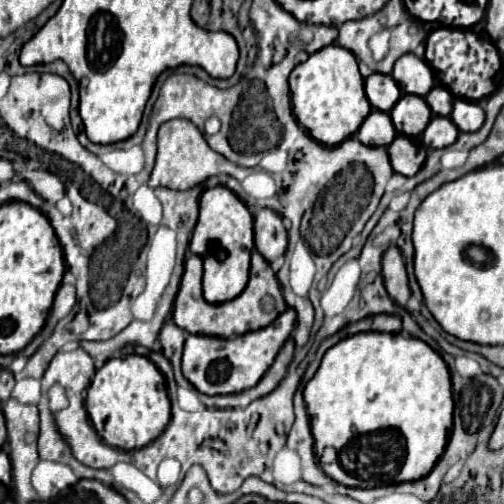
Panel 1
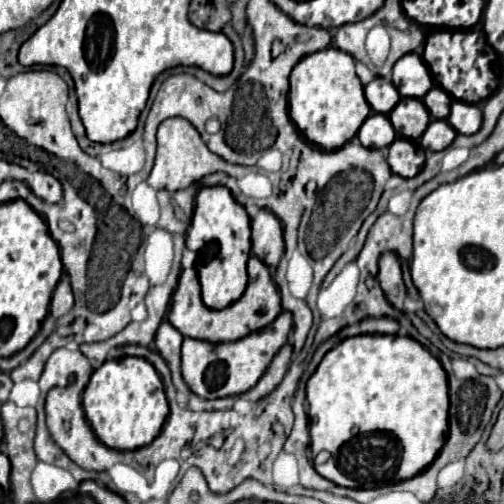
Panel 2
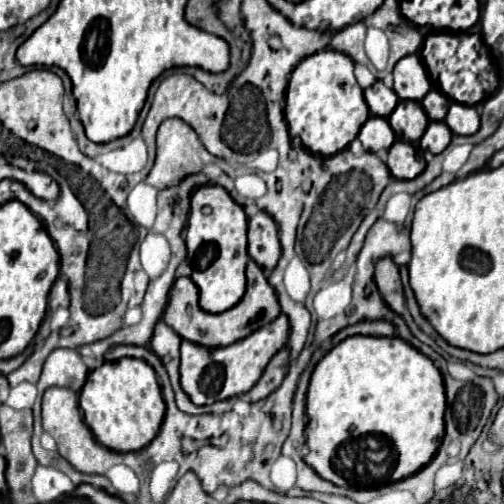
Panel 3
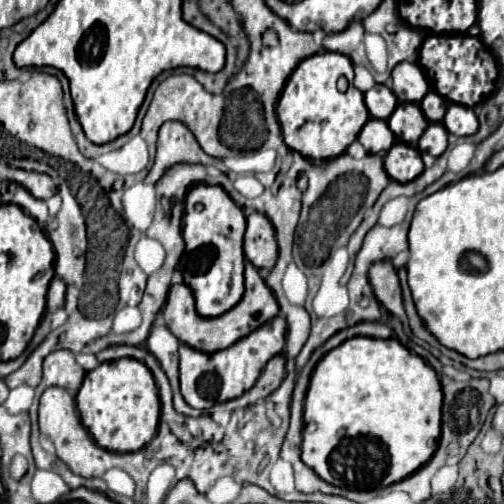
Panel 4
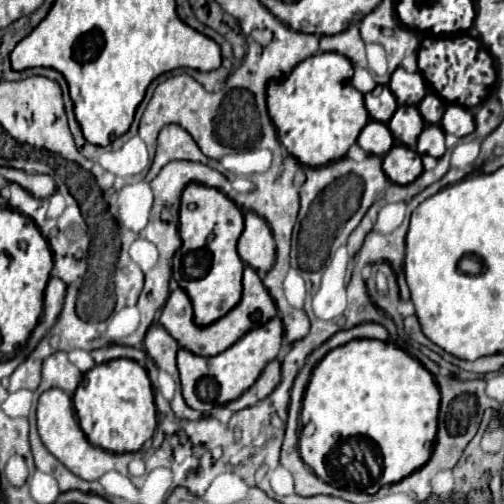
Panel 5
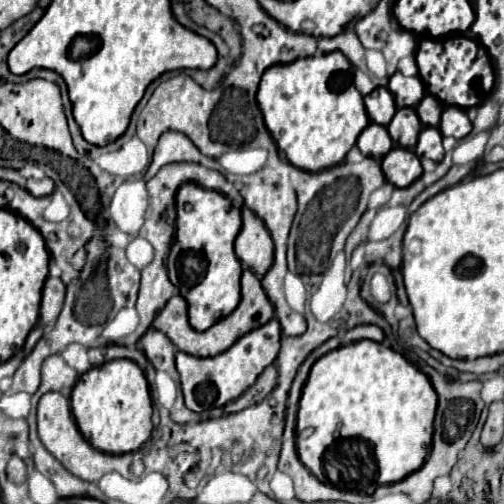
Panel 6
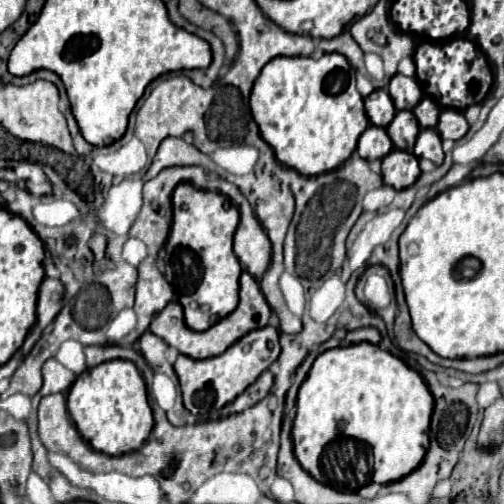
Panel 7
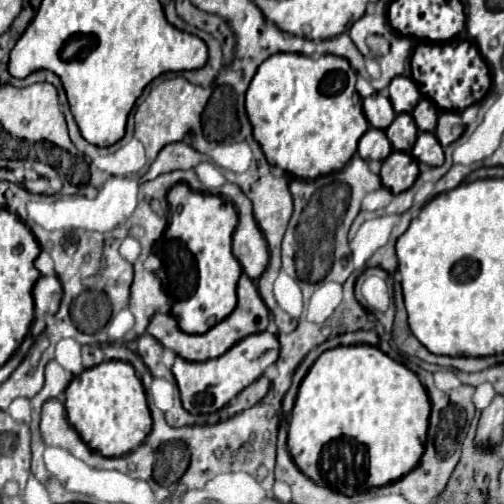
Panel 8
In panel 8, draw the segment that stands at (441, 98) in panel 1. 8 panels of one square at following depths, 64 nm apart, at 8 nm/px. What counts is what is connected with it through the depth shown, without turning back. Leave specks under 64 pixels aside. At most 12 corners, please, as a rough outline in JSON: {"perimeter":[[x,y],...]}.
{"perimeter":[[422,98],[412,116],[422,132],[436,130],[438,110]]}

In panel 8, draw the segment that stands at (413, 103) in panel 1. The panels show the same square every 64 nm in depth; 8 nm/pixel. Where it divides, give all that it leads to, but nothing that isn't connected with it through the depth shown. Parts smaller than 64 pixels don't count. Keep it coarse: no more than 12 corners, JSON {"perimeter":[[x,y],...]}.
{"perimeter":[[406,112],[386,128],[396,150],[410,152],[418,136]]}

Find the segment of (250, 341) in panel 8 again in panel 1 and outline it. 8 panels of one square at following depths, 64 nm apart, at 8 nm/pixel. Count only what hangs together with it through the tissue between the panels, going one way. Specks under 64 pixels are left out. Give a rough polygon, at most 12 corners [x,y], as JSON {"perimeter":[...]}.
{"perimeter":[[296,310],[236,338],[190,334],[184,378],[200,392],[258,384],[288,340]]}

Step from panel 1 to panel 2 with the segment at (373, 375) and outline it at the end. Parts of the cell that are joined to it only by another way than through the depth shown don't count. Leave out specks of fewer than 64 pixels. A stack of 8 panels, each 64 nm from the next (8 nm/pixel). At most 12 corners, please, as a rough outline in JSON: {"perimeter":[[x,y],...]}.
{"perimeter":[[362,334],[306,382],[316,472],[380,488],[426,470],[448,374]]}

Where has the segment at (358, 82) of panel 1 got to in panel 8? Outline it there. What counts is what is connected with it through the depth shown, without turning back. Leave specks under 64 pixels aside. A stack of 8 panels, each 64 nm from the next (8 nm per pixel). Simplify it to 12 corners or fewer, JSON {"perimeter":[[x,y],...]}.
{"perimeter":[[274,54],[246,92],[268,162],[344,168],[370,128],[340,56]]}

